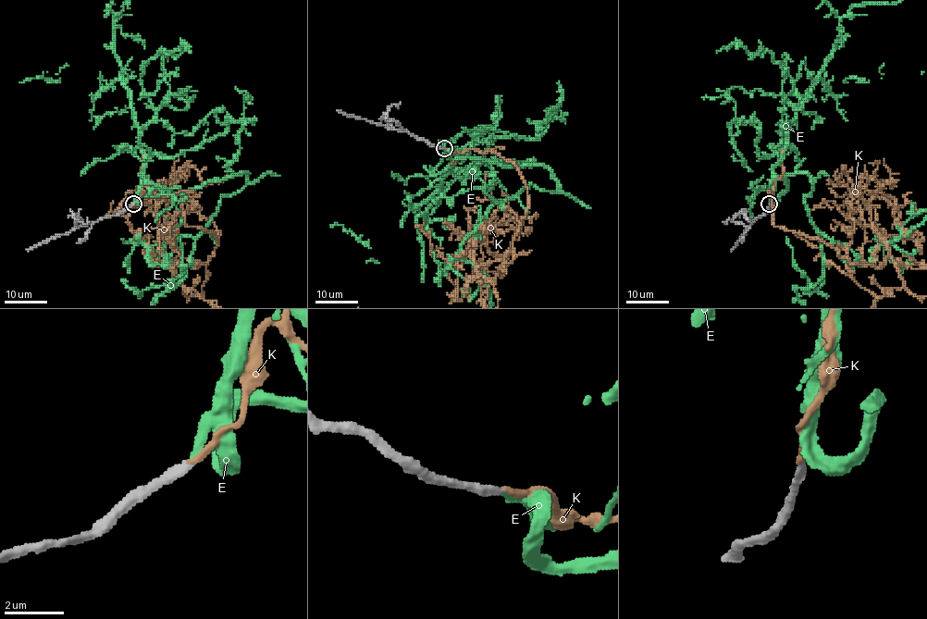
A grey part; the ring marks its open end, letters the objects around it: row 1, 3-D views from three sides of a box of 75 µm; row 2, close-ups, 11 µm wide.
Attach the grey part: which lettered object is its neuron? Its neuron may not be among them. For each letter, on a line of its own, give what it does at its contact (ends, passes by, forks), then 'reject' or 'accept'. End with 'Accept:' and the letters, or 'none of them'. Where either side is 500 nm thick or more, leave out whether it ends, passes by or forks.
E: it ends | accept
K: it ends | reject
Accept: E

